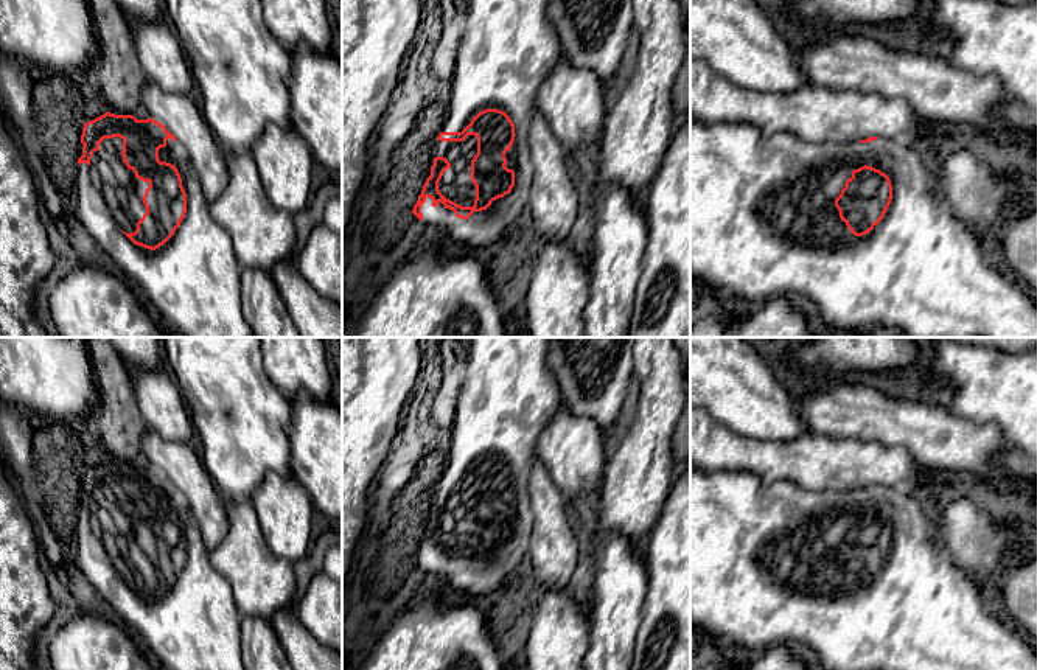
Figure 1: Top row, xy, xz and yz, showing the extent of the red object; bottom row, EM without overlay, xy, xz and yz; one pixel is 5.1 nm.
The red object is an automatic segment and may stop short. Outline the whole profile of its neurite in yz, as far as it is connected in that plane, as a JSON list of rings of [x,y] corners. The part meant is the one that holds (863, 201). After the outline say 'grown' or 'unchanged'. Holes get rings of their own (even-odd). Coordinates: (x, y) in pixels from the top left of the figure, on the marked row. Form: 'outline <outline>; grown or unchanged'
outline [[[690,118],[690,278],[701,288],[711,288],[723,300],[734,298],[766,303],[777,297],[808,300],[816,314],[815,325],[826,334],[874,328],[897,328],[902,337],[1037,337],[1037,305],[1026,288],[1006,280],[993,266],[983,241],[961,222],[942,197],[931,194],[936,182],[931,154],[916,143],[869,137],[860,141],[829,145],[810,143],[790,131],[763,134],[743,123],[706,124]]]; grown

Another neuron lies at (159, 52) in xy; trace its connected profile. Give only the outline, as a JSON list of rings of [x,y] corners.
[[[131,20],[140,67],[149,82],[166,92],[194,96],[196,84],[177,36],[168,23]]]

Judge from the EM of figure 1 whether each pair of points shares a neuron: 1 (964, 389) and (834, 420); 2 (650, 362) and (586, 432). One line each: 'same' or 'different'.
1: different
2: different

